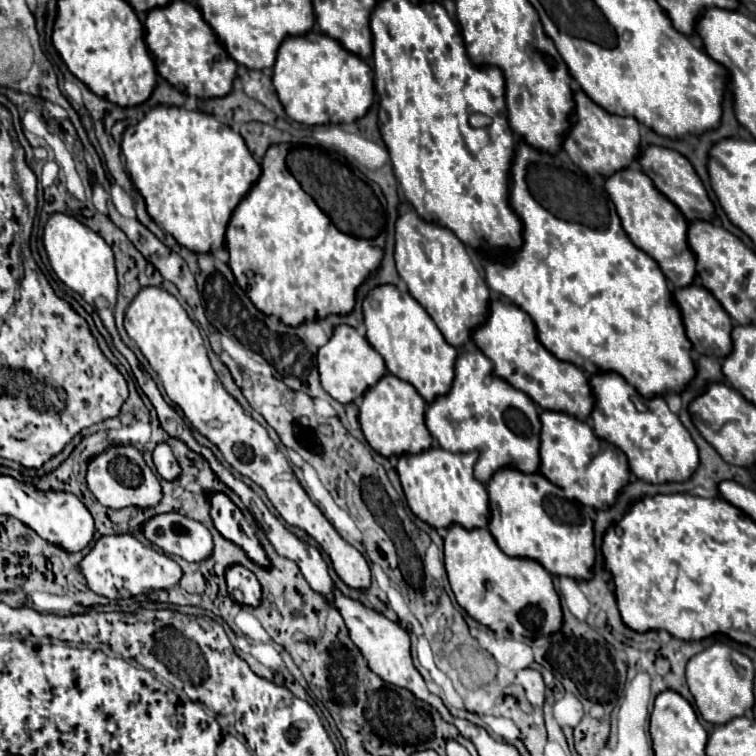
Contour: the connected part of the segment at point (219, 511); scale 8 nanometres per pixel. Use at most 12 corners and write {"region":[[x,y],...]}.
{"region":[[223,492],[209,498],[213,526],[253,562],[269,566],[255,532]]}

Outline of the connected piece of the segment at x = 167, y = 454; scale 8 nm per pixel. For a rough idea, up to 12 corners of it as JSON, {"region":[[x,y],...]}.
{"region":[[169,444],[155,446],[153,464],[165,480],[181,474]]}

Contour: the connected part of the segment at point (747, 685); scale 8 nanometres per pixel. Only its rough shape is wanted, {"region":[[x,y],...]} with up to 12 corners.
{"region":[[727,644],[693,656],[687,686],[711,724],[753,708],[753,662]]}

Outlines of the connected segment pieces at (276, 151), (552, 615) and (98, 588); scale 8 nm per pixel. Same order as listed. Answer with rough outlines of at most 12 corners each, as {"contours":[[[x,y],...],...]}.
{"contours":[[[267,150],[227,252],[287,326],[349,314],[385,242],[339,232]],[[449,526],[459,606],[491,630],[563,626],[551,574],[485,528]],[[131,534],[103,536],[79,562],[107,598],[173,588],[181,568]]]}

